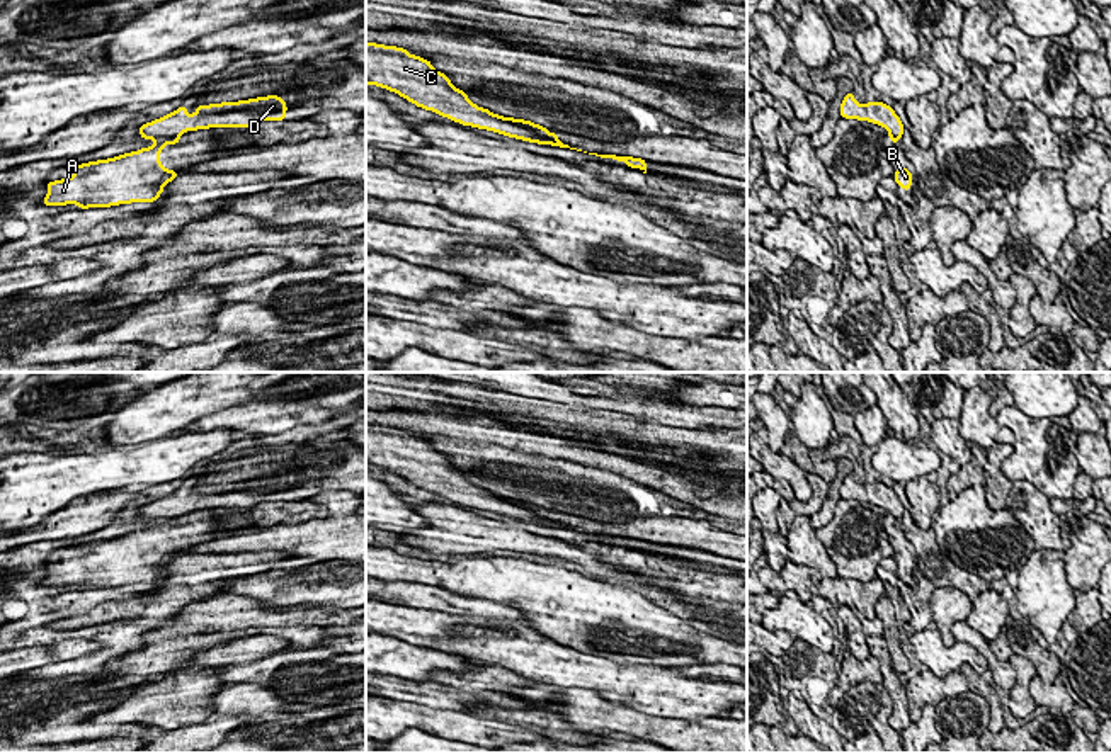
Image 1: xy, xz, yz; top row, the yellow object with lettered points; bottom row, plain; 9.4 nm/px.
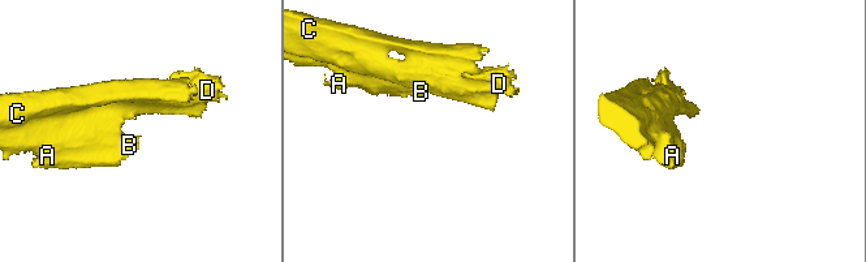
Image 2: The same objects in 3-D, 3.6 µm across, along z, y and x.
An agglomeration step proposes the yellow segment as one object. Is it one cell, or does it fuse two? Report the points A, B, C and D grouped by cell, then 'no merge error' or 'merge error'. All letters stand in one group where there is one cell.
A B / C D; merge error

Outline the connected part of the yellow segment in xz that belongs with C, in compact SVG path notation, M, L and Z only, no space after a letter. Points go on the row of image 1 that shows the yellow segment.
M366 42L366 83L395 92L417 107L463 126L493 131L529 143L570 148L561 141L544 138L533 129L512 124L505 117L475 105L429 59L413 56L403 48Z

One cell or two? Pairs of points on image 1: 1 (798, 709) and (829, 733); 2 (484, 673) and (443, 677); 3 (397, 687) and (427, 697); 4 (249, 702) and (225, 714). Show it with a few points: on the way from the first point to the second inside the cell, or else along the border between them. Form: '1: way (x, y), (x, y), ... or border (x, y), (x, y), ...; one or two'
1: way (805, 716), (822, 733); one
2: way (473, 679), (453, 679); one
3: way (404, 689), (421, 692); one
4: way (244, 702), (230, 711); one

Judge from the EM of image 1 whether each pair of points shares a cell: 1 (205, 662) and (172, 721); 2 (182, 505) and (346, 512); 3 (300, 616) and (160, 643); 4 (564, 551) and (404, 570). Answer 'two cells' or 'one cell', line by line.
1: one cell
2: two cells
3: one cell
4: two cells

